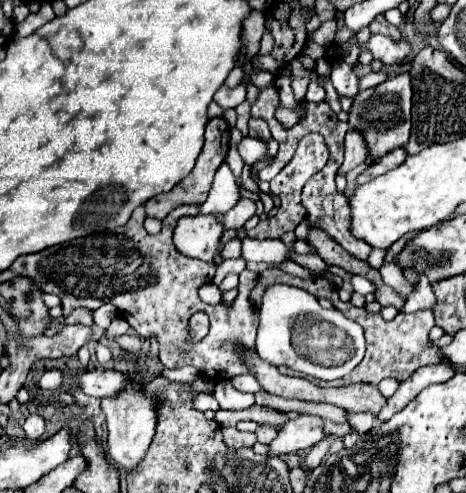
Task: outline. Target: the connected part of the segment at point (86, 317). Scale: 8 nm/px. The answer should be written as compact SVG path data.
M84 307L75 309L68 317L65 318L64 326L75 323L91 326L91 311Z

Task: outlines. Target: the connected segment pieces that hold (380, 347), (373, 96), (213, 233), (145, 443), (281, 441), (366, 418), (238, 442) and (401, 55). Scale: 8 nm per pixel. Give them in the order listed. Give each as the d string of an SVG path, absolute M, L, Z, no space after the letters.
M268 268L268 270L264 270L260 274L258 284L254 286L254 290L250 294L250 302L256 308L260 306L260 296L262 296L262 292L264 292L264 288L268 284L288 284L288 286L304 288L306 292L312 292L316 298L328 298L334 304L334 308L338 308L344 316L356 320L364 328L364 336L366 336L366 354L364 354L364 360L356 366L356 370L352 374L348 374L348 376L344 376L340 380L325 382L314 378L310 379L320 387L348 386L348 384L356 384L356 382L378 384L382 378L396 378L398 382L402 382L408 376L412 376L412 372L416 368L426 366L426 364L438 364L440 362L438 346L432 346L432 340L428 338L428 334L430 334L432 326L434 326L432 310L422 310L422 312L414 312L414 314L398 312L398 316L394 320L386 322L386 320L382 320L380 314L368 314L364 308L356 308L350 302L342 302L338 298L338 290L332 284L328 284L326 280L322 280L322 278L318 278L318 280L302 280L302 278L296 278L296 276L286 274L280 268Z
M398 74L394 78L388 78L386 82L378 84L376 88L360 90L352 102L352 108L348 112L348 126L356 132L360 132L368 144L368 158L372 164L380 160L384 154L404 148L410 138L410 108L412 108L412 86L410 86L410 74Z
M182 216L174 228L174 244L184 256L220 264L216 246L222 232L224 228L214 216Z
M126 388L116 398L102 398L102 410L106 414L108 426L108 456L118 468L124 468L130 474L146 456L152 444L156 428L156 398Z
M300 414L298 418L286 422L278 436L270 442L270 454L290 454L316 446L324 436L324 418L314 414Z
M360 412L360 414L350 414L350 426L364 436L366 432L370 432L370 428L374 426L374 416L370 412Z
M222 428L224 442L230 448L252 448L256 444L256 434L250 432L238 432L236 428Z
M374 34L368 40L368 50L384 66L398 66L412 54L412 44L406 38L394 40L394 38L388 38L382 34Z

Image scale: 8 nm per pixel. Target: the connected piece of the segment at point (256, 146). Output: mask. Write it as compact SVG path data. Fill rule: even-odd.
M242 138L242 142L238 144L238 152L244 160L244 164L254 166L258 160L264 160L266 156L266 144L258 138Z

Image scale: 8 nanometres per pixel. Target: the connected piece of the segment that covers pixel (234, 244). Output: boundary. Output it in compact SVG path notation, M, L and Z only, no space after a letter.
M234 238L228 242L221 251L223 259L236 259L241 257L241 240Z

